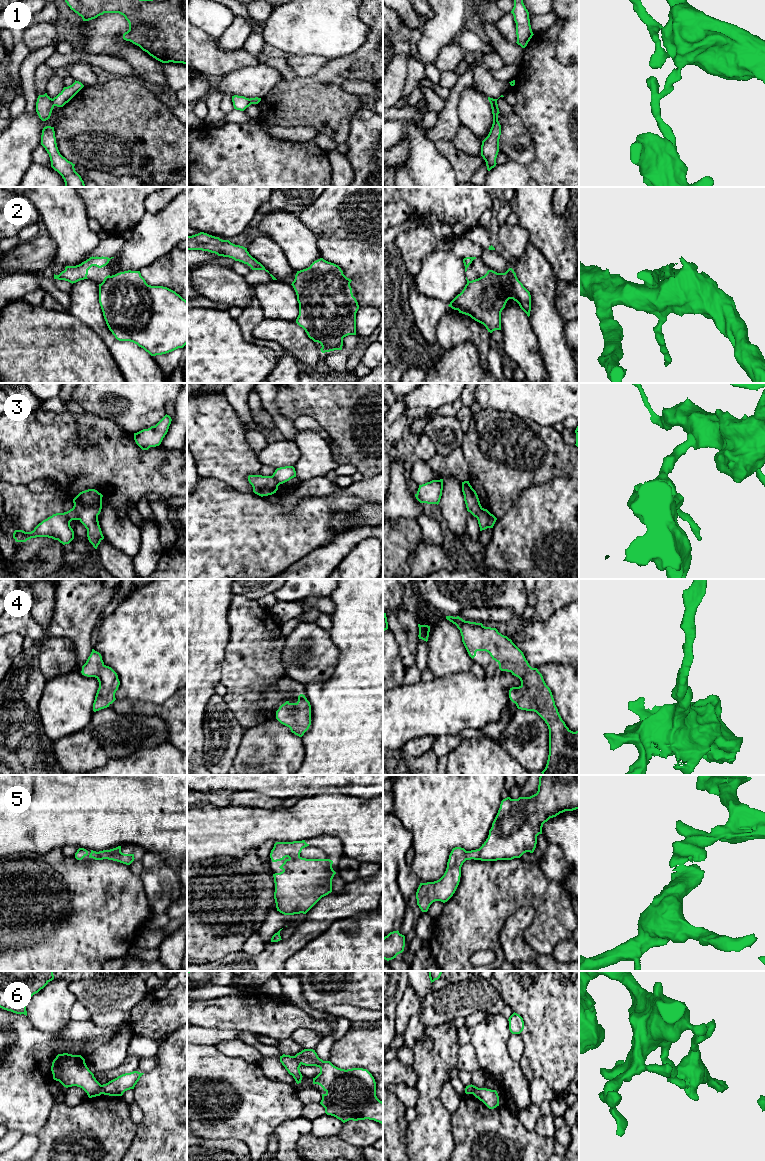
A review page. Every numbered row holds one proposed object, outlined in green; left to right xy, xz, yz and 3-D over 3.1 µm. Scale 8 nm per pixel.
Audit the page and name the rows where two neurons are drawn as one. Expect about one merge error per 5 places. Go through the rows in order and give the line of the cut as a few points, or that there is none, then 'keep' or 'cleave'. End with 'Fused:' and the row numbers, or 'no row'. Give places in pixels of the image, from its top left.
1: xy (51, 99), (54, 105) | cleave
2: xy (110, 276), (103, 282) | cleave
3: xy (73, 507), (79, 519) | cleave
4: no cut | keep
5: no cut | keep
6: xy (100, 1085), (102, 1093) | cleave
Fused: 1, 2, 3, 6

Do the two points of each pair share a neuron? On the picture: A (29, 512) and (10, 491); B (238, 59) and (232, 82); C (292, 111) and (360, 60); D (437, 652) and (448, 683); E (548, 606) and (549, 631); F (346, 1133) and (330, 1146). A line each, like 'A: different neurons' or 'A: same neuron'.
A: same neuron
B: different neurons
C: same neuron
D: different neurons
E: different neurons
F: different neurons

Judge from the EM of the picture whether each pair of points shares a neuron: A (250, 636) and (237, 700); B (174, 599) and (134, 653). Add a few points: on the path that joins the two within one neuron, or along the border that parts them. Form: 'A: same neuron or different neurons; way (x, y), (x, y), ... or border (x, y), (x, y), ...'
A: same neuron; way (250, 652), (250, 665), (245, 673), (244, 684)
B: same neuron; way (174, 612), (147, 640)

